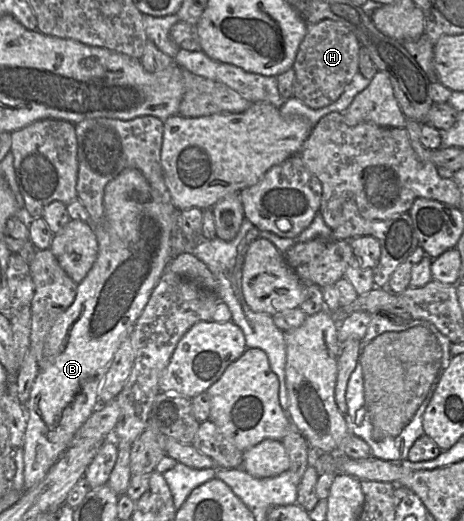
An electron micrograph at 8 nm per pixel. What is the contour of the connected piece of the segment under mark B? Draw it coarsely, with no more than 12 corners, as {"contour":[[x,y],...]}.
{"contour":[[137,169],[106,184],[96,260],[24,405],[24,490],[101,404],[172,259],[173,213]]}

